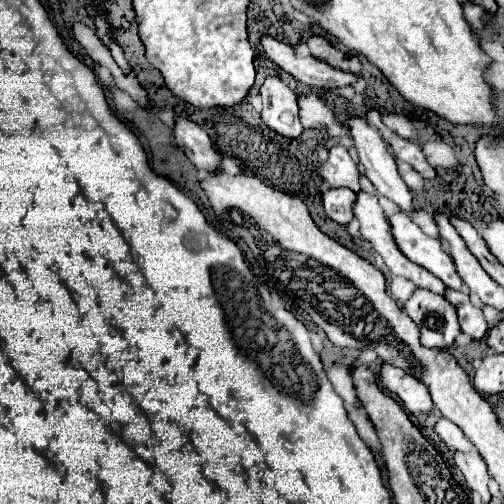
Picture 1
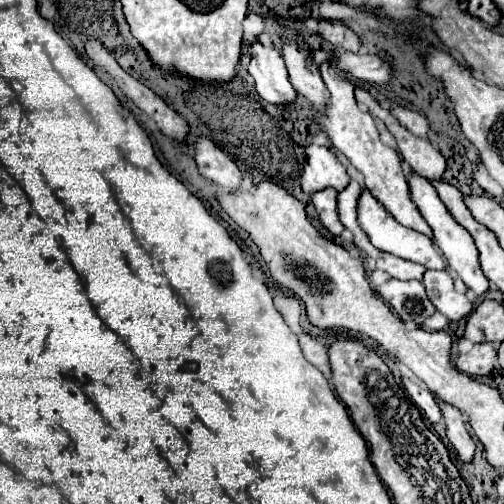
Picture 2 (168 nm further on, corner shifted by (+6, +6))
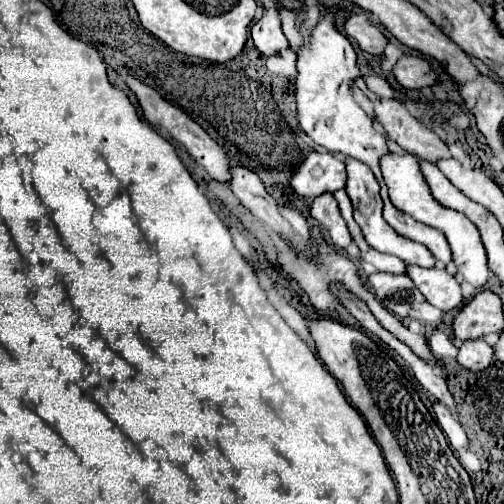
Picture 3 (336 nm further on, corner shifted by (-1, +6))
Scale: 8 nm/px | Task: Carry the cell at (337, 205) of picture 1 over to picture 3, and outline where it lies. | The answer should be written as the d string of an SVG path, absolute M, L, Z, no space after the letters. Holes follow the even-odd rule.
M332 194L316 196L314 202L312 202L310 216L320 222L320 226L328 232L328 236L332 238L332 244L336 248L346 248L352 242L352 238L348 234L348 228L346 228L346 222L340 216L338 202Z

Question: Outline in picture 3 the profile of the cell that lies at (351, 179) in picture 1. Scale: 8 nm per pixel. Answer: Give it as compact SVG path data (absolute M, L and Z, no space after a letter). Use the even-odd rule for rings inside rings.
M310 152L292 176L290 184L300 196L316 198L324 192L336 192L344 188L346 180L348 176L342 160L338 160L330 152Z

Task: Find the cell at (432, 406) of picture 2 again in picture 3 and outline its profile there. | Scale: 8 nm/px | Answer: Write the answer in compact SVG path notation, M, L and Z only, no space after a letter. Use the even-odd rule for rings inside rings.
M434 402L434 414L436 414L436 420L438 420L440 428L444 430L444 434L448 436L448 440L454 448L462 448L462 446L468 444L468 438L466 438L466 432L462 428L462 424L444 404Z

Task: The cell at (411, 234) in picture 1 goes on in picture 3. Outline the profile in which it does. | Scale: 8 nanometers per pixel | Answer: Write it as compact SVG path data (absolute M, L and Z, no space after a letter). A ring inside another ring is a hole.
M348 160L346 162L346 172L348 172L346 192L348 192L348 196L352 200L352 206L354 206L354 220L360 224L366 242L372 248L376 248L378 252L398 256L406 264L418 264L418 266L424 266L424 268L432 268L436 264L436 260L432 258L432 254L428 254L428 250L424 246L420 246L418 242L412 242L410 238L400 238L400 234L396 234L392 230L392 226L388 226L388 222L384 222L384 218L382 218L382 198L378 194L380 186L378 186L378 180L374 178L374 174L368 170L368 166L364 166L358 160Z

